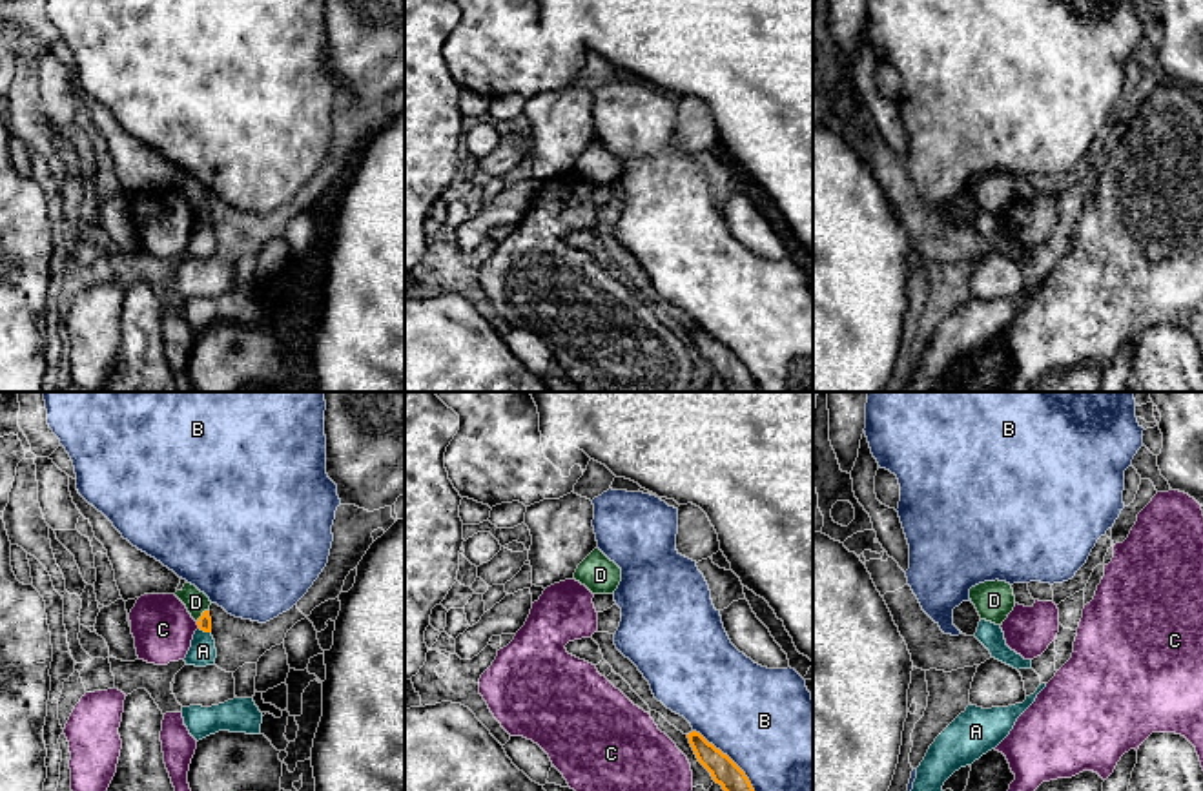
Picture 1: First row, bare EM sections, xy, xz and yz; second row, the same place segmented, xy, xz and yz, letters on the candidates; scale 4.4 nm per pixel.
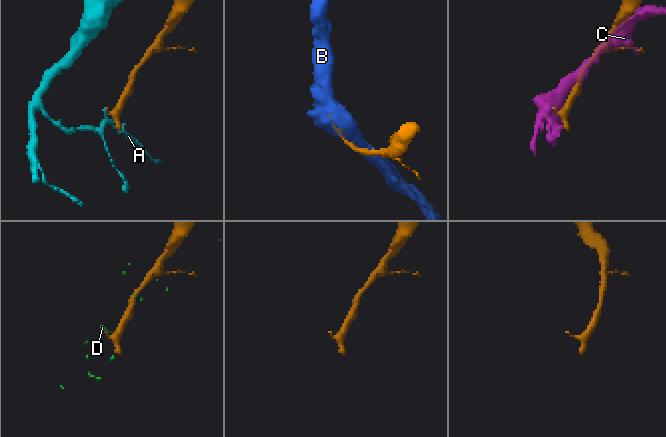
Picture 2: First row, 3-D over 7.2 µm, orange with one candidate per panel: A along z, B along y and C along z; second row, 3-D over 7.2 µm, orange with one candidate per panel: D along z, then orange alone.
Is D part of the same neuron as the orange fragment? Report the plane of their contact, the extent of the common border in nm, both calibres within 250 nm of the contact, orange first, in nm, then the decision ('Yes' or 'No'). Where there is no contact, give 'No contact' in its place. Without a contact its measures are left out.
Touches orange in xy. Shared border 80 nm. Thickness 60 nm (orange) against 100 nm. No

